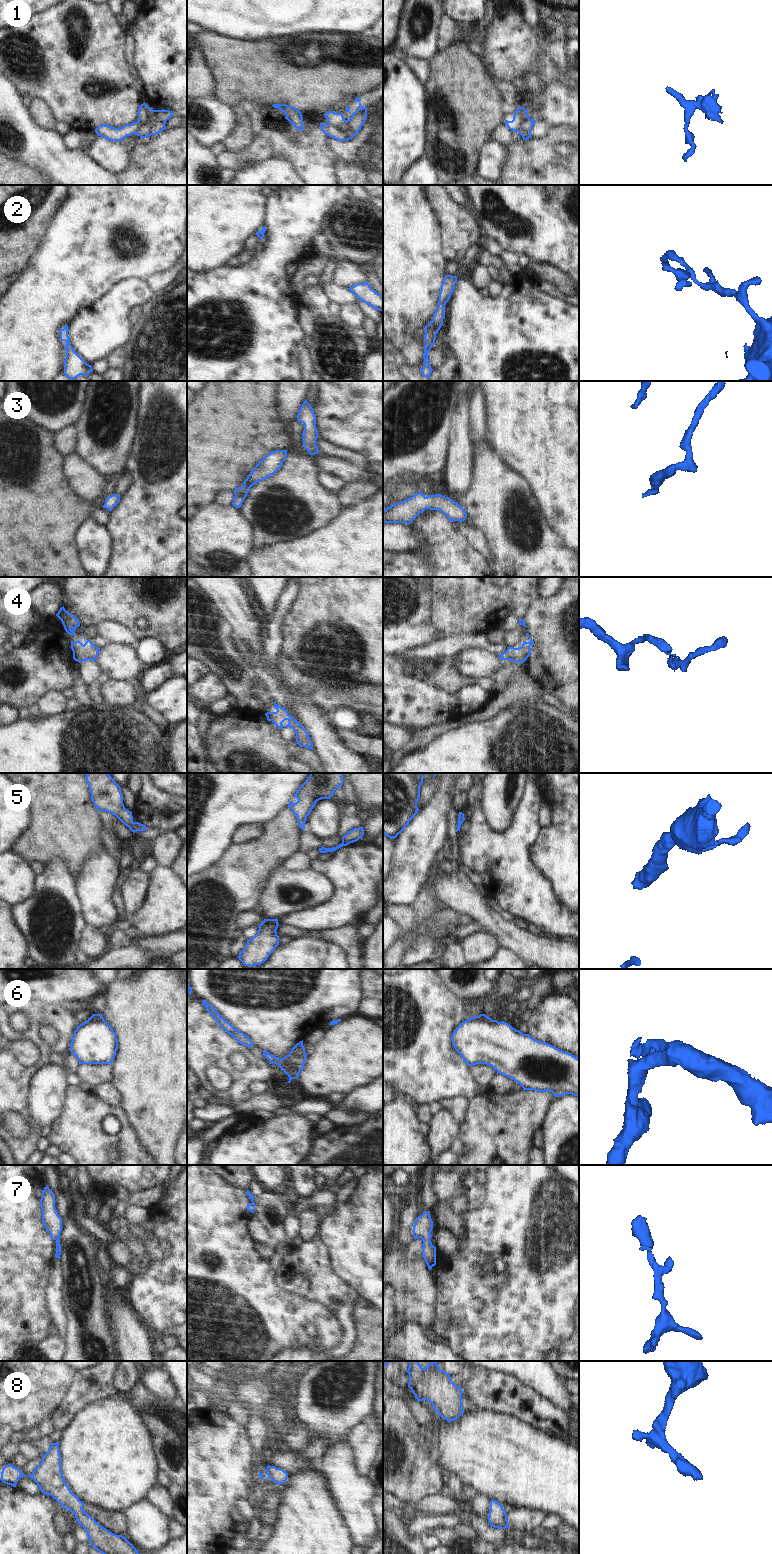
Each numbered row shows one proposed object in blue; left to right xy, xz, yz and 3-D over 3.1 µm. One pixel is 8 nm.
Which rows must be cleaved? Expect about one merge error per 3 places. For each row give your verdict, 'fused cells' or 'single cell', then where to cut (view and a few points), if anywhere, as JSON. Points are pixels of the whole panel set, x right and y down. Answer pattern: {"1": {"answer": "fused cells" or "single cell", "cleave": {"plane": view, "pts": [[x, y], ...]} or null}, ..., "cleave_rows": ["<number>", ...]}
{"1": {"answer": "single cell", "cleave": null}, "2": {"answer": "single cell", "cleave": null}, "3": {"answer": "single cell", "cleave": null}, "4": {"answer": "single cell", "cleave": null}, "5": {"answer": "single cell", "cleave": null}, "6": {"answer": "fused cells", "cleave": {"plane": "xz", "pts": [[282, 1058], [286, 1064], [287, 1074], [295, 1070], [299, 1072]]}}, "7": {"answer": "single cell", "cleave": null}, "8": {"answer": "single cell", "cleave": null}, "cleave_rows": ["6"]}

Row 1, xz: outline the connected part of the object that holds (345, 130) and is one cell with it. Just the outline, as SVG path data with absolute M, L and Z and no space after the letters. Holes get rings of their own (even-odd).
M359 103L359 108L355 111L351 118L344 119L342 113L328 111L324 114L327 124L321 123L321 130L329 137L337 141L348 141L352 139L361 129L367 117L367 107L363 107Z

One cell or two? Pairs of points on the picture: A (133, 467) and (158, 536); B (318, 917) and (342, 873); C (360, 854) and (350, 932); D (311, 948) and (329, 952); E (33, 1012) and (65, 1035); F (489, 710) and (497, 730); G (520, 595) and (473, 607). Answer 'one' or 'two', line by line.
A: one
B: one
C: two
D: one
E: one
F: two
G: one

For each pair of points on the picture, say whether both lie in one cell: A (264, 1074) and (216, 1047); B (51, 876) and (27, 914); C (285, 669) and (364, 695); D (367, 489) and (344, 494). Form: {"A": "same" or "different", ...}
{"A": "same", "B": "same", "C": "same", "D": "same"}

